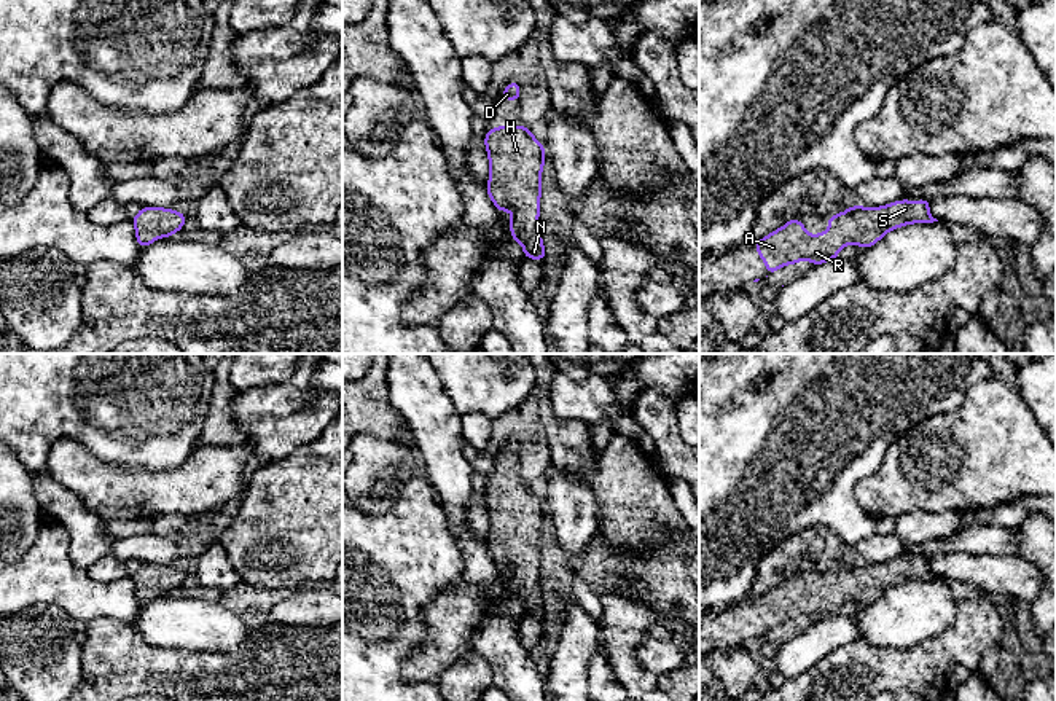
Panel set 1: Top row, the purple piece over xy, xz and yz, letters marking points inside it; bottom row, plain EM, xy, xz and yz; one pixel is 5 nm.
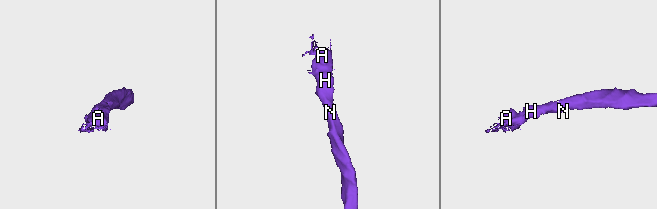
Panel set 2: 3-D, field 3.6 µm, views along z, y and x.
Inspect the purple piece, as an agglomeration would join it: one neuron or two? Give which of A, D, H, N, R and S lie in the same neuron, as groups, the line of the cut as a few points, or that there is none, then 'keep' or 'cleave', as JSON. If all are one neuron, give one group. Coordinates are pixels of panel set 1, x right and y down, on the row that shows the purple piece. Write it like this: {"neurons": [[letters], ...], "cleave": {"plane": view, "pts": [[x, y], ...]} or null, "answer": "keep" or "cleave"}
{"neurons": [["A", "D", "H", "N", "R", "S"]], "cleave": null, "answer": "keep"}

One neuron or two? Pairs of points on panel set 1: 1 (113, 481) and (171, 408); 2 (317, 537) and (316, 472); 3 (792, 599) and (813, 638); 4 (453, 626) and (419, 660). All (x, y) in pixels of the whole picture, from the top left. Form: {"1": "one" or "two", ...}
{"1": "two", "2": "one", "3": "two", "4": "one"}

